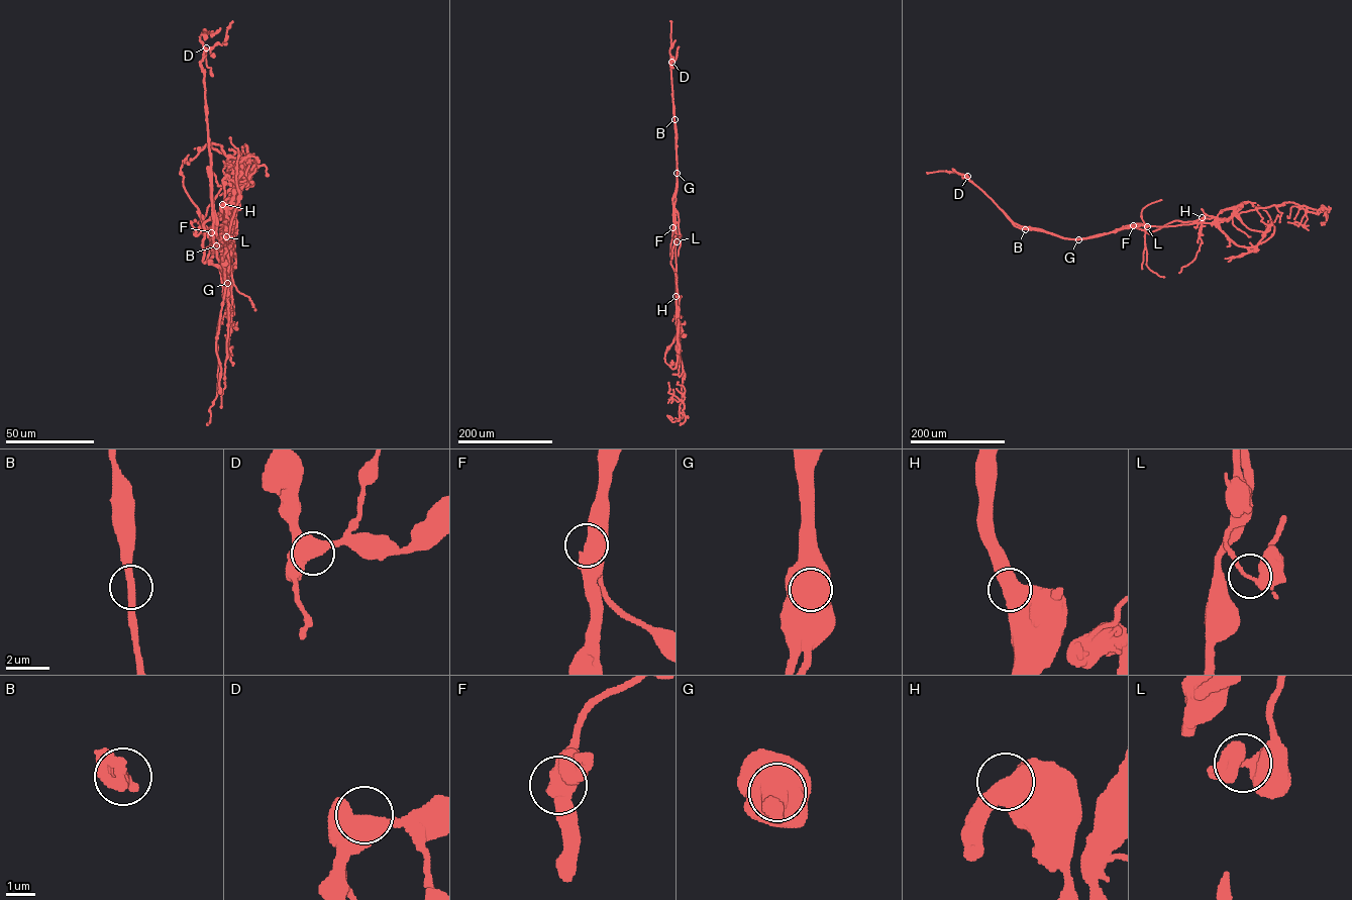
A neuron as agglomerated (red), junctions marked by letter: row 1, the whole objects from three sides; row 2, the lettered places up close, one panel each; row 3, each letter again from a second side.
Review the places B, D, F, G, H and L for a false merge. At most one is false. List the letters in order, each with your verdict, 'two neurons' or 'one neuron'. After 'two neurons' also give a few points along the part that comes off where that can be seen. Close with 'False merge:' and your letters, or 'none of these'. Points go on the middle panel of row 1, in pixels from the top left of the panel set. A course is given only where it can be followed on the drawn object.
B: one neuron
D: one neuron
F: one neuron
G: two neurons | (677, 173), (674, 205), (676, 315), (678, 329), (682, 332), (677, 333), (666, 351), (664, 358), (668, 365)
H: one neuron
L: one neuron
False merge: G

